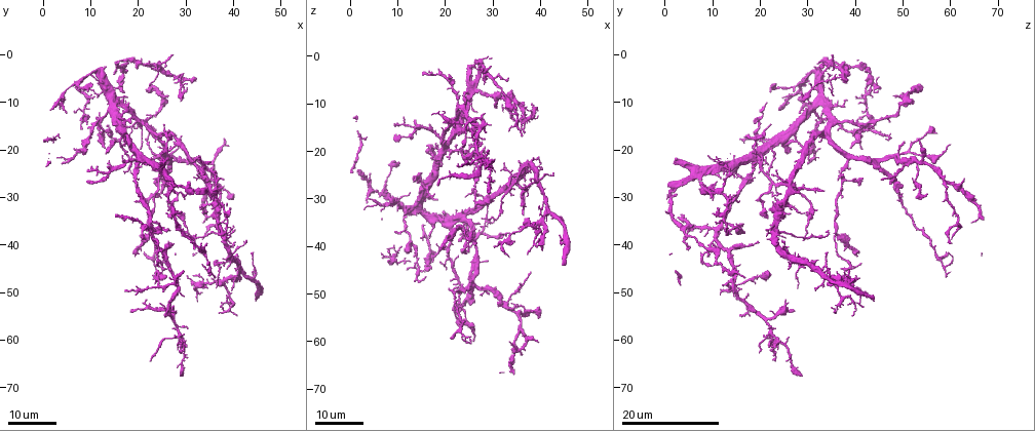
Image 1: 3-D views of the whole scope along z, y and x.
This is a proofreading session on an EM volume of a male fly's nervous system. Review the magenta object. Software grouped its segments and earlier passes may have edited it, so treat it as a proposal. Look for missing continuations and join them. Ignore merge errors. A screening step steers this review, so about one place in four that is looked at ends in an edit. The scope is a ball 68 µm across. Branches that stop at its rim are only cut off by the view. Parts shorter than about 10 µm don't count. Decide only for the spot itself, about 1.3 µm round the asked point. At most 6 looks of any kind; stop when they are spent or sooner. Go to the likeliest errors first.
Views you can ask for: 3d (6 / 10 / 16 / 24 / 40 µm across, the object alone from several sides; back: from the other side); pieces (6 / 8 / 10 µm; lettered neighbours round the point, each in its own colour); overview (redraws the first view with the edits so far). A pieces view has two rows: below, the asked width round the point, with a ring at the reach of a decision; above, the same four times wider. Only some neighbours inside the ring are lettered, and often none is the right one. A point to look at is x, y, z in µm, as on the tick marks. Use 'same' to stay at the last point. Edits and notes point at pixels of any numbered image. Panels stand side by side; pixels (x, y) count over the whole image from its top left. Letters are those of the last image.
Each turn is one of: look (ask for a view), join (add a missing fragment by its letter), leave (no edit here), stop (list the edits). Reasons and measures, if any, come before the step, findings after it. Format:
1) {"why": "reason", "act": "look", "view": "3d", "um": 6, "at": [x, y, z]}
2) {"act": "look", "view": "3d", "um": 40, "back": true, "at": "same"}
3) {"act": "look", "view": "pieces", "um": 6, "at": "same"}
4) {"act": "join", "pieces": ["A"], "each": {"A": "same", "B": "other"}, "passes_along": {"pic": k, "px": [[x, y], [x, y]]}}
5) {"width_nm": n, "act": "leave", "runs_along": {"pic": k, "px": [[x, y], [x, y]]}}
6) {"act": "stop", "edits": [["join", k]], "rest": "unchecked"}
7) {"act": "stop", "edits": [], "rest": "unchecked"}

{"why": "branch stops here", "act": "look", "view": "3d", "um": 16, "at": [31.5, 5.0, 37.5]}

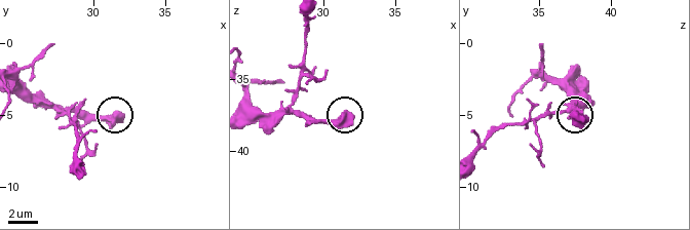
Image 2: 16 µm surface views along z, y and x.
{"act": "look", "view": "pieces", "um": 6, "at": [31.8, 5.4, 38.0]}

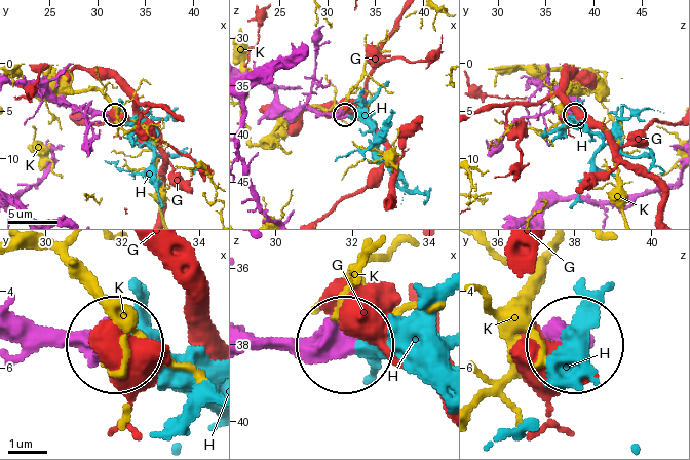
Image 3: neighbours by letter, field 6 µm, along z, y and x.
{"width_nm": 380, "act": "join", "pieces": ["H"], "each": {"G": "other", "H": "same", "K": "other"}, "found": "the neuron continues"}

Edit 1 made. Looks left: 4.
{"why": "an open end", "act": "look", "view": "3d", "um": 24, "at": [21.0, 41.5, 59.5]}

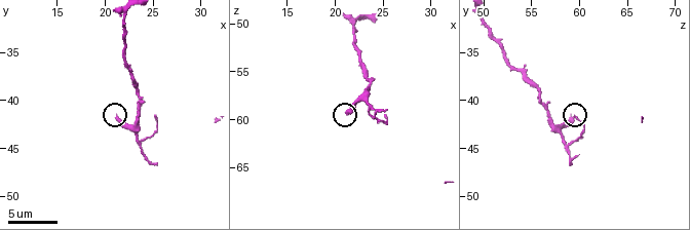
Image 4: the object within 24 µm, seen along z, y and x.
{"act": "look", "view": "pieces", "um": 8, "at": [21.2, 41.6, 59.2]}

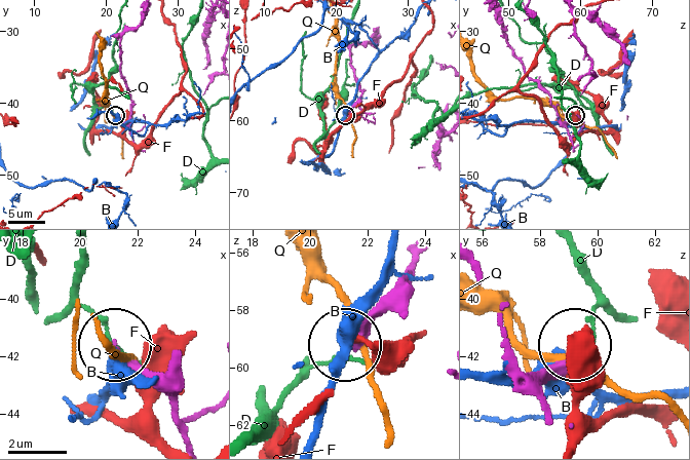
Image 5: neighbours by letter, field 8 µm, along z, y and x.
{"act": "leave", "each": {"B": "other", "D": "other", "F": "other", "Q": "other"}, "runs_along": {"pic": 5, "px": [[171, 368], [142, 368], [115, 343]]}, "found": "none of them fits"}

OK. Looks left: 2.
{"why": "free end", "act": "look", "view": "3d", "um": 16, "at": [45.0, 51.5, 43.5]}

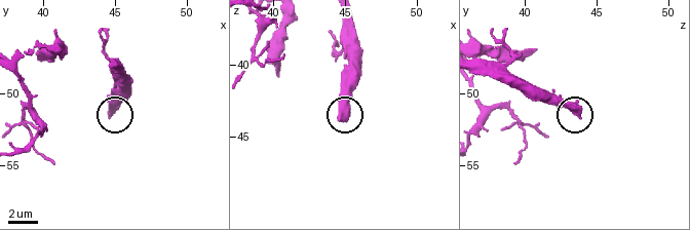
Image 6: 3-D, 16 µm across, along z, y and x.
{"act": "look", "view": "pieces", "um": 8, "at": [44.8, 51.6, 43.8]}

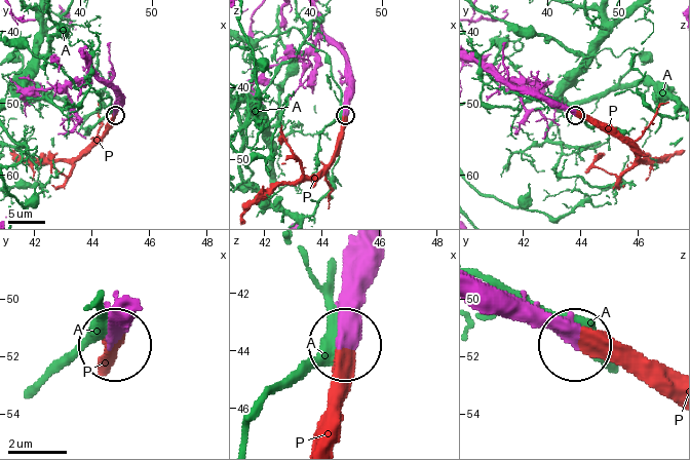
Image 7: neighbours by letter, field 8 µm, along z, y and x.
{"act": "join", "pieces": ["P"], "each": {"A": "other", "P": "same"}, "found": "it goes on there"}

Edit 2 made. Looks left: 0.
{"act": "stop", "edits": [["join", 3], ["join", 7]], "rest": "unchecked"}

